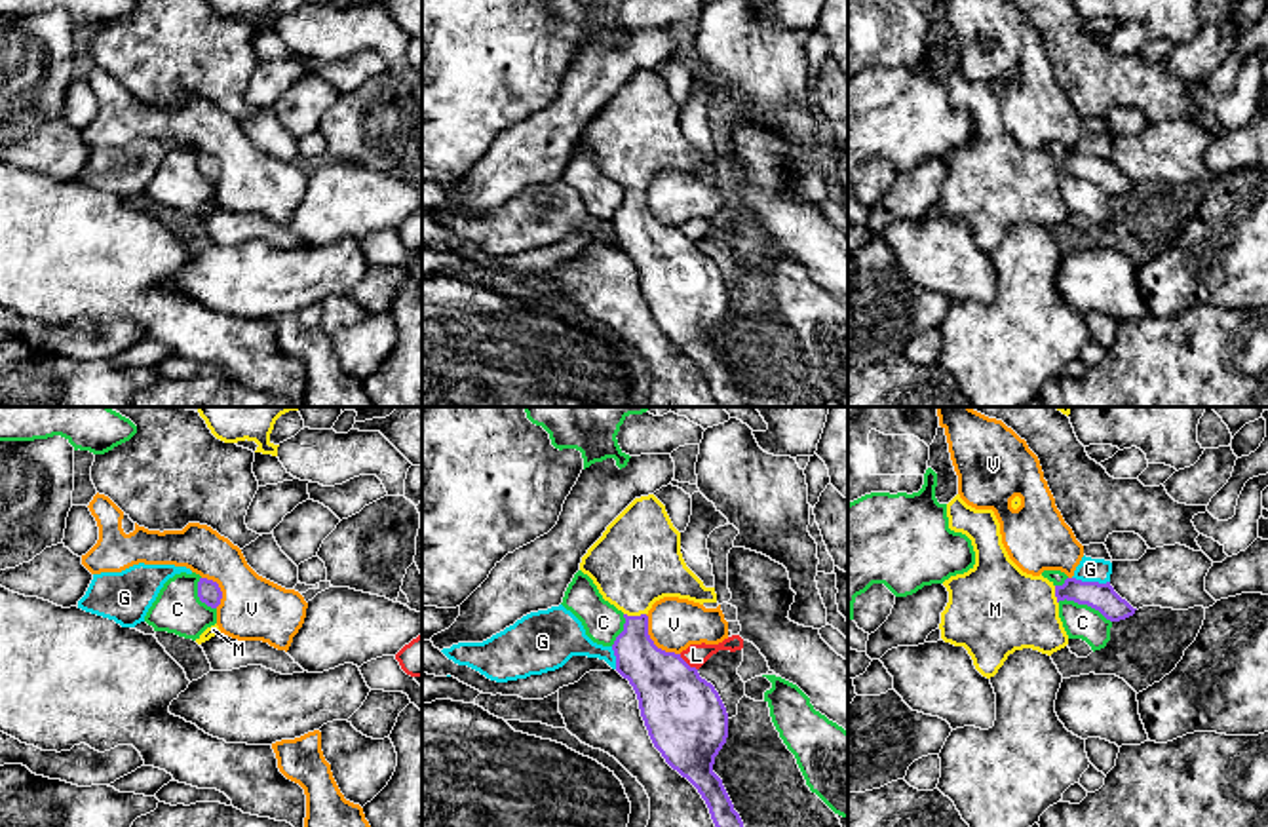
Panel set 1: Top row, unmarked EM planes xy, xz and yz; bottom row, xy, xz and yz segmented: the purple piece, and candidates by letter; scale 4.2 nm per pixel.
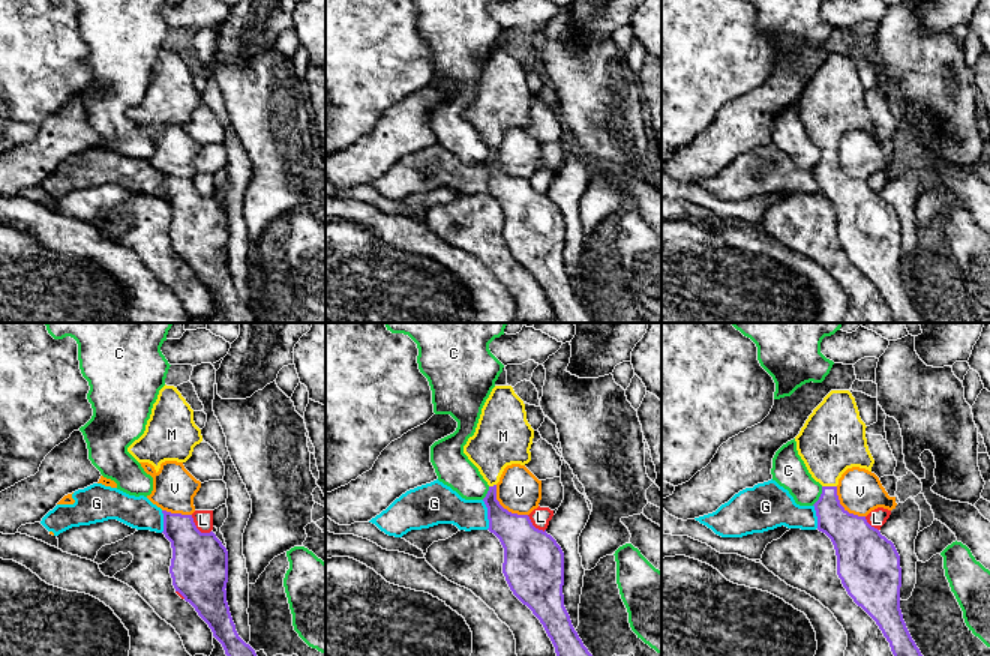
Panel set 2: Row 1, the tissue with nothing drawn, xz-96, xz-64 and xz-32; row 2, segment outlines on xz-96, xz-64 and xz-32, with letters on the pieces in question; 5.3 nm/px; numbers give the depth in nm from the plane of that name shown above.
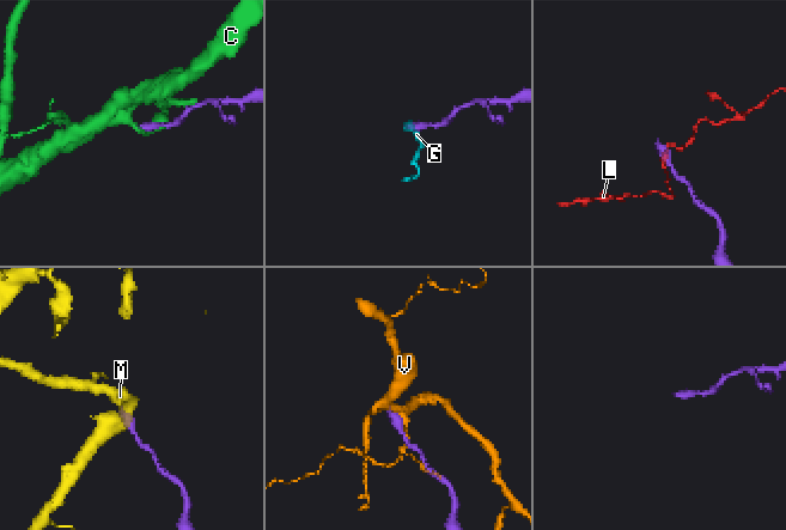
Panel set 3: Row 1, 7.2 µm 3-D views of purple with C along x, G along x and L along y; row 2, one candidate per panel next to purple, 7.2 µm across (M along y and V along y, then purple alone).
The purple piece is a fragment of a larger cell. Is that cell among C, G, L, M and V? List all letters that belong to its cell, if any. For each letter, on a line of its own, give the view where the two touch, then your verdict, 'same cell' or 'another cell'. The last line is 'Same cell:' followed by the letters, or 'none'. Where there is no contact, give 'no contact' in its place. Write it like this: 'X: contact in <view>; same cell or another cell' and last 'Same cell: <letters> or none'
C: contact in yz; another cell
G: contact in yz; another cell
L: contact in xz; another cell
M: contact in xz; same cell
V: contact in xz; another cell
Same cell: M

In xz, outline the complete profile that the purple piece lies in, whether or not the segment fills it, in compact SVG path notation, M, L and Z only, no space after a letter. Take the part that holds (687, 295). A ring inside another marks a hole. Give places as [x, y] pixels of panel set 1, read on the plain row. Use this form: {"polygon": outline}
{"polygon": "M654 68L635 72L587 124L580 144L593 154L605 175L624 186L624 205L612 219L616 245L633 260L654 321L673 344L698 363L719 407L747 407L722 354L713 346L715 331L728 312L724 278L696 241L690 241L681 228L658 222L648 209L646 188L663 171L700 179L717 177L715 162L705 162L686 141L681 127L681 106L673 101L665 80Z"}

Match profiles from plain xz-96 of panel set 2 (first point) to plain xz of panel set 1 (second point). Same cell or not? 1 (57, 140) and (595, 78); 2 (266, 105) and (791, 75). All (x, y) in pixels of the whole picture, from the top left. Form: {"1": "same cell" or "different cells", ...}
{"1": "same cell", "2": "same cell"}

